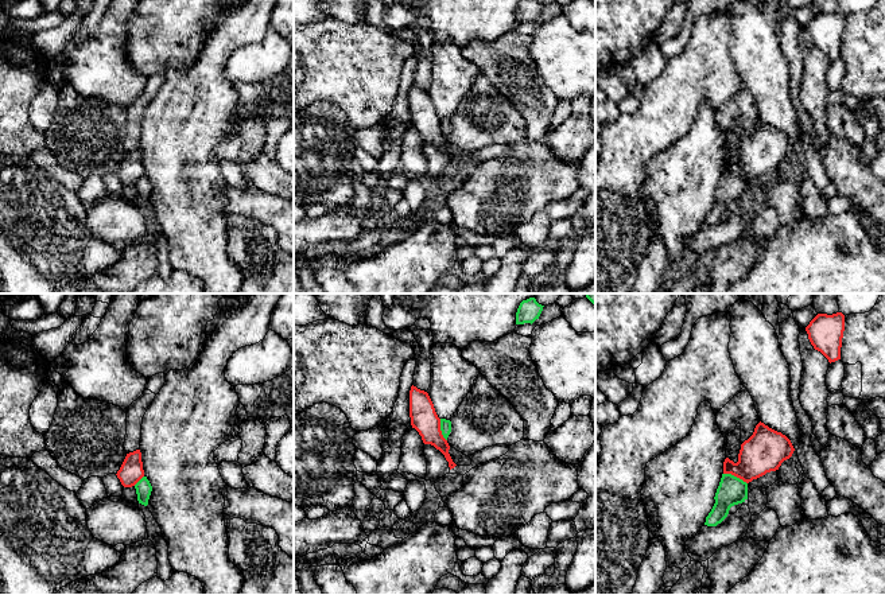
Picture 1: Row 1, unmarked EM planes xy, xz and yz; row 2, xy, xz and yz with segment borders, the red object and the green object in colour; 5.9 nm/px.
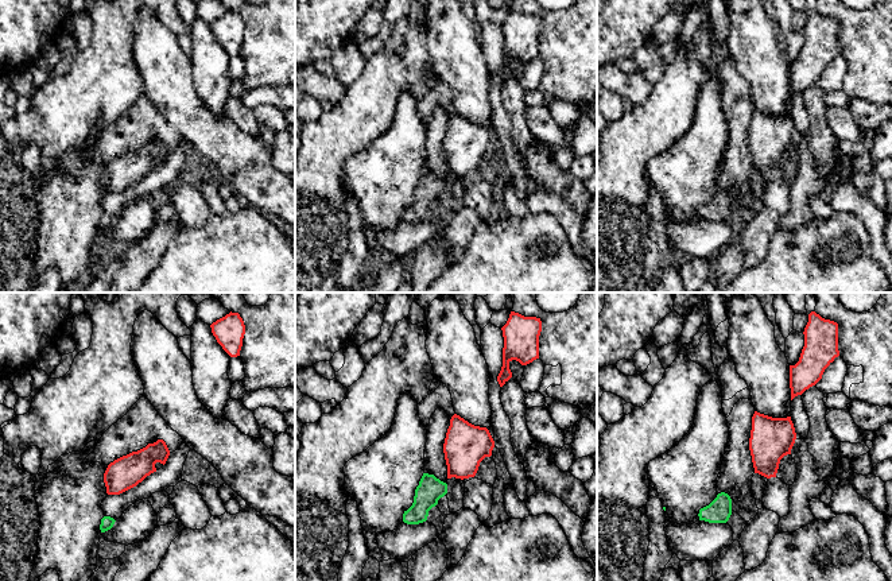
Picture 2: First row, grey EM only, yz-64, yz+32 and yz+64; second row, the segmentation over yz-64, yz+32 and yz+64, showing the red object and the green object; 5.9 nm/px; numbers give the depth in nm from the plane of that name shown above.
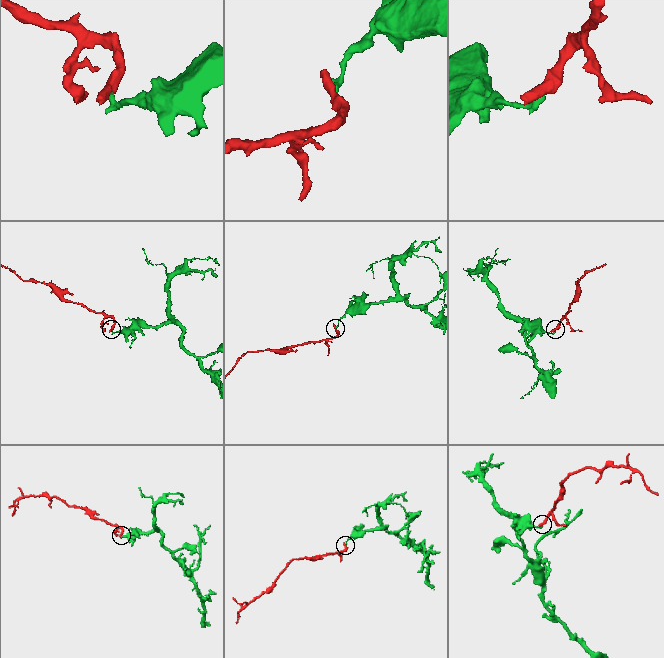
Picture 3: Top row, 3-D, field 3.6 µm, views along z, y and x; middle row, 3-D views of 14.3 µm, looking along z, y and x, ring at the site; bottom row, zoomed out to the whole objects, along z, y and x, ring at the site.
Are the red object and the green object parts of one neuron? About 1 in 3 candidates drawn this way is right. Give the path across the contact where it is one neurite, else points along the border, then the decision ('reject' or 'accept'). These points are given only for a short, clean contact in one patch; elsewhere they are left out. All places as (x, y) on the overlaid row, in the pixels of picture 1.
border along yz (724, 473), (730, 473), (746, 483); reject

